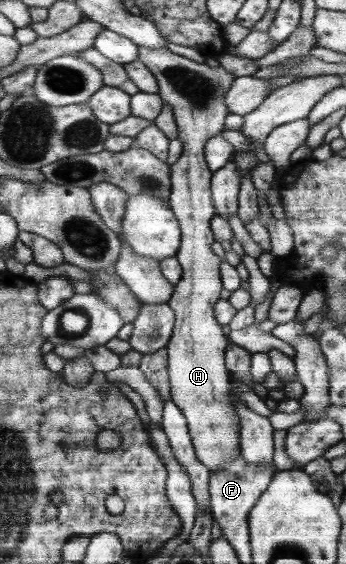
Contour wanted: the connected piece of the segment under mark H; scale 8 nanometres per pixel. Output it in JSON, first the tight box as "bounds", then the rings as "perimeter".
{"bounds":[139,46,241,471],"perimeter":[[[139,46],[139,58],[146,67],[150,68],[152,75],[158,80],[159,95],[163,102],[173,111],[174,121],[178,128],[177,140],[183,143],[183,153],[171,167],[171,197],[170,208],[179,219],[182,228],[182,247],[175,254],[179,260],[183,273],[181,279],[174,287],[168,306],[175,312],[173,333],[167,349],[169,364],[169,383],[171,386],[171,401],[182,411],[186,417],[189,435],[195,448],[197,459],[205,464],[210,471],[223,469],[224,465],[230,465],[232,461],[241,456],[240,424],[238,411],[234,401],[230,399],[232,375],[225,365],[225,352],[229,342],[221,324],[215,317],[215,304],[221,299],[222,292],[222,262],[223,259],[212,250],[215,244],[214,231],[211,229],[212,218],[216,214],[228,221],[229,216],[237,214],[238,196],[241,185],[241,177],[238,174],[237,164],[232,160],[220,170],[212,172],[207,166],[206,151],[204,147],[213,137],[216,137],[226,125],[230,116],[230,108],[227,106],[227,94],[231,86],[238,80],[232,73],[226,72],[223,67],[210,68],[205,63],[198,64],[194,60],[188,60],[166,49],[154,49],[147,46]]]}

